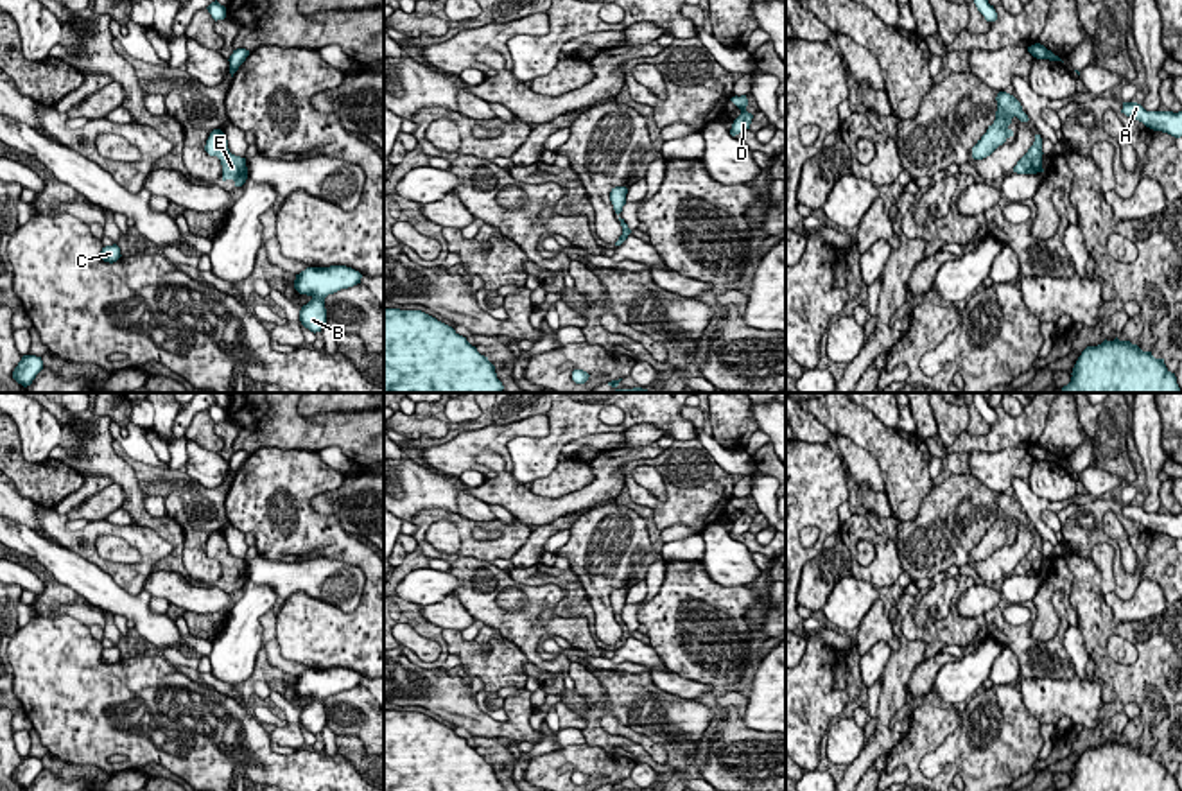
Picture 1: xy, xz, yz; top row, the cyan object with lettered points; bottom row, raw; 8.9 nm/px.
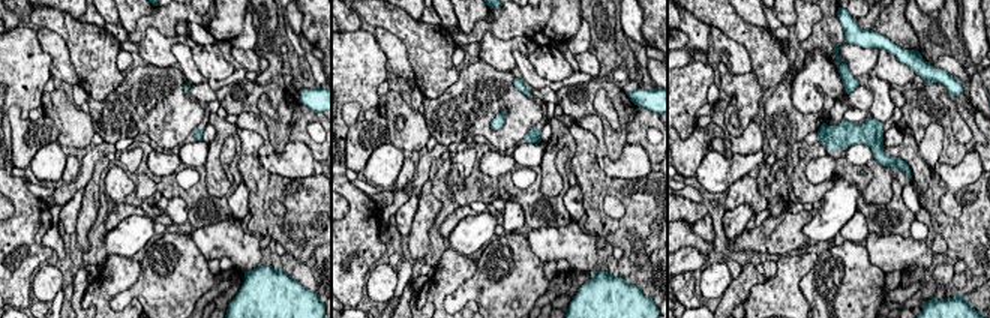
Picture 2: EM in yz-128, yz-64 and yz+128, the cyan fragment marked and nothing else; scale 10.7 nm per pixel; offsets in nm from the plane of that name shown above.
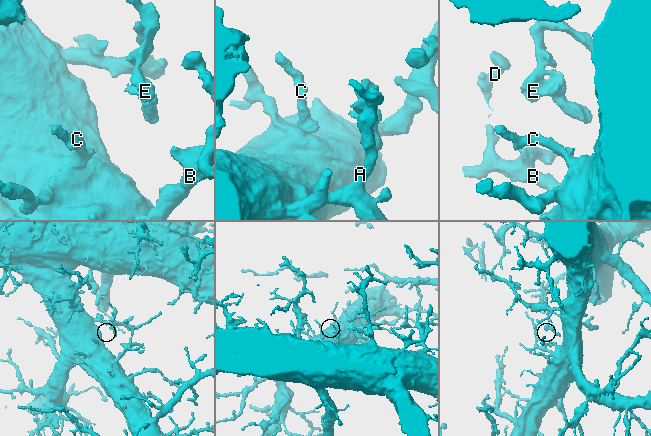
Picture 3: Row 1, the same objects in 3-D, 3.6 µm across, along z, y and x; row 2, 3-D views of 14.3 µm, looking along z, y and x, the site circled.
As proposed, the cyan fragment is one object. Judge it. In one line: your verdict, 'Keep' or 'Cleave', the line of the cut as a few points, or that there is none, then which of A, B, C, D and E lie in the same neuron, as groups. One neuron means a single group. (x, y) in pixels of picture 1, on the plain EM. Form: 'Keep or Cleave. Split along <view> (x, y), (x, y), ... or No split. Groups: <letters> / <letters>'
Keep. No split. Groups: A B C D E

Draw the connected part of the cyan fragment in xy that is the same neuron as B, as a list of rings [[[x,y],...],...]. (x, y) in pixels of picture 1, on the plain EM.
[[[346,667],[307,669],[296,676],[294,691],[312,701],[301,708],[300,723],[310,734],[321,734],[326,726],[325,700],[341,691],[361,685],[362,676]]]

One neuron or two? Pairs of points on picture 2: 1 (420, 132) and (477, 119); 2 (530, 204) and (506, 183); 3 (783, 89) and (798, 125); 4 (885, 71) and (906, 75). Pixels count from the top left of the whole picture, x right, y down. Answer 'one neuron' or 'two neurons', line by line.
1: two neurons
2: one neuron
3: one neuron
4: one neuron

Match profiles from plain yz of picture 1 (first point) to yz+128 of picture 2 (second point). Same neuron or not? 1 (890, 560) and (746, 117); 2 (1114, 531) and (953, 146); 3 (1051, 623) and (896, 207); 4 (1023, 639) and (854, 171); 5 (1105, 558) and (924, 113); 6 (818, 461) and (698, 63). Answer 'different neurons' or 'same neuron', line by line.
1: different neurons
2: different neurons
3: different neurons
4: same neuron
5: different neurons
6: same neuron

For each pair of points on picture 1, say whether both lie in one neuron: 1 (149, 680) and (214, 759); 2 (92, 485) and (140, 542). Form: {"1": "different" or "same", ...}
{"1": "same", "2": "different"}

